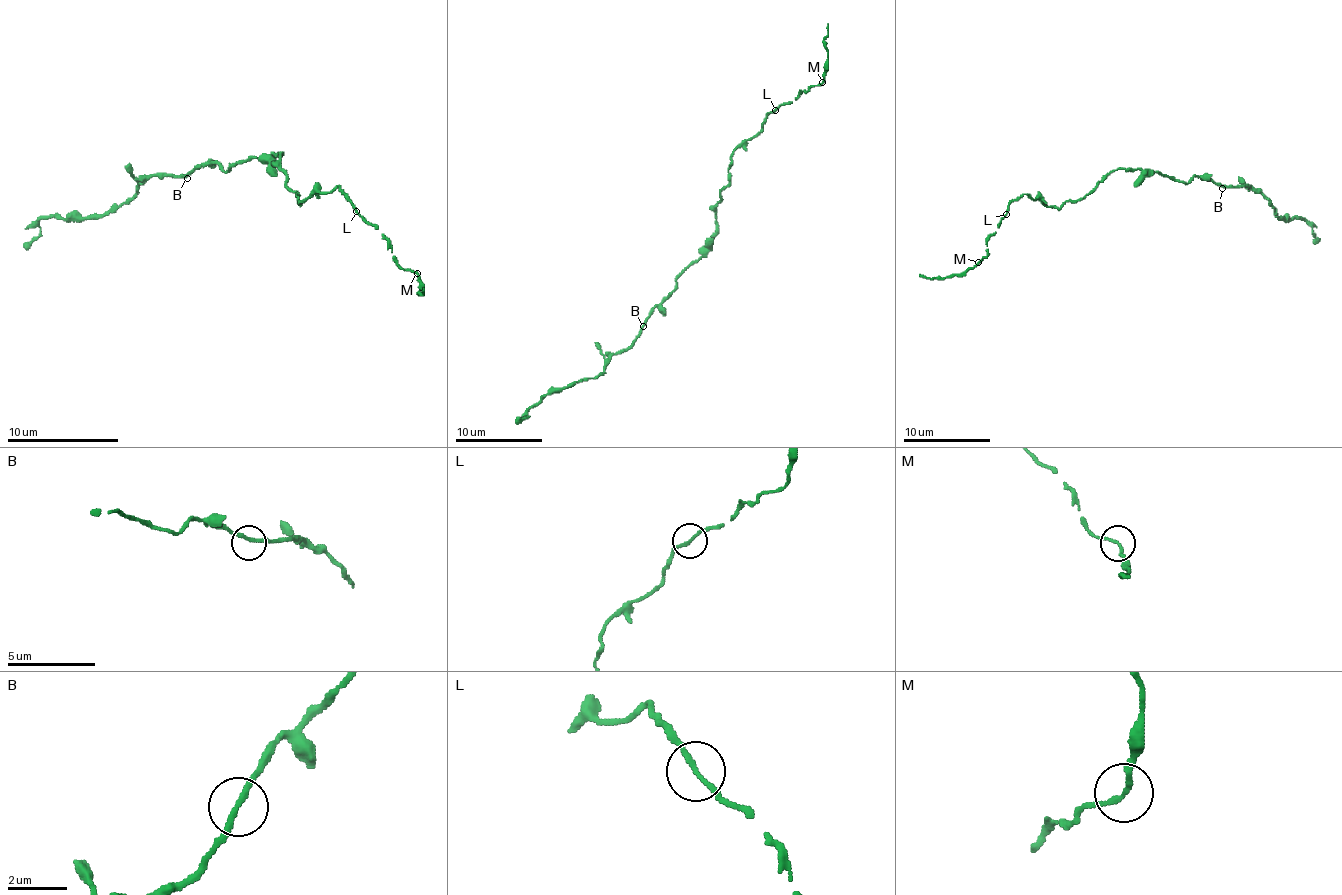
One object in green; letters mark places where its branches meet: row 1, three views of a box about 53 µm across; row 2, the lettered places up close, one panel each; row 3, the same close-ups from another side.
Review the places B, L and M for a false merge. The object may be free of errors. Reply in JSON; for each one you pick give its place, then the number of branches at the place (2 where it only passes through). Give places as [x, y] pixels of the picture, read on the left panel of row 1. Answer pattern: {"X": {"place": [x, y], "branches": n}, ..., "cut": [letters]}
{"cut": []}

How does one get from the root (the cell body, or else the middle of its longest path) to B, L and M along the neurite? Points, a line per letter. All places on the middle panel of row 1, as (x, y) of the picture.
B: (714, 233), (710, 246), (675, 281), (675, 287), (654, 309), (643, 326)
L: (714, 233), (716, 203), (729, 181), (732, 153), (775, 110)
M: (714, 233), (716, 203), (729, 181), (732, 153), (762, 127), (771, 112), (823, 81)

